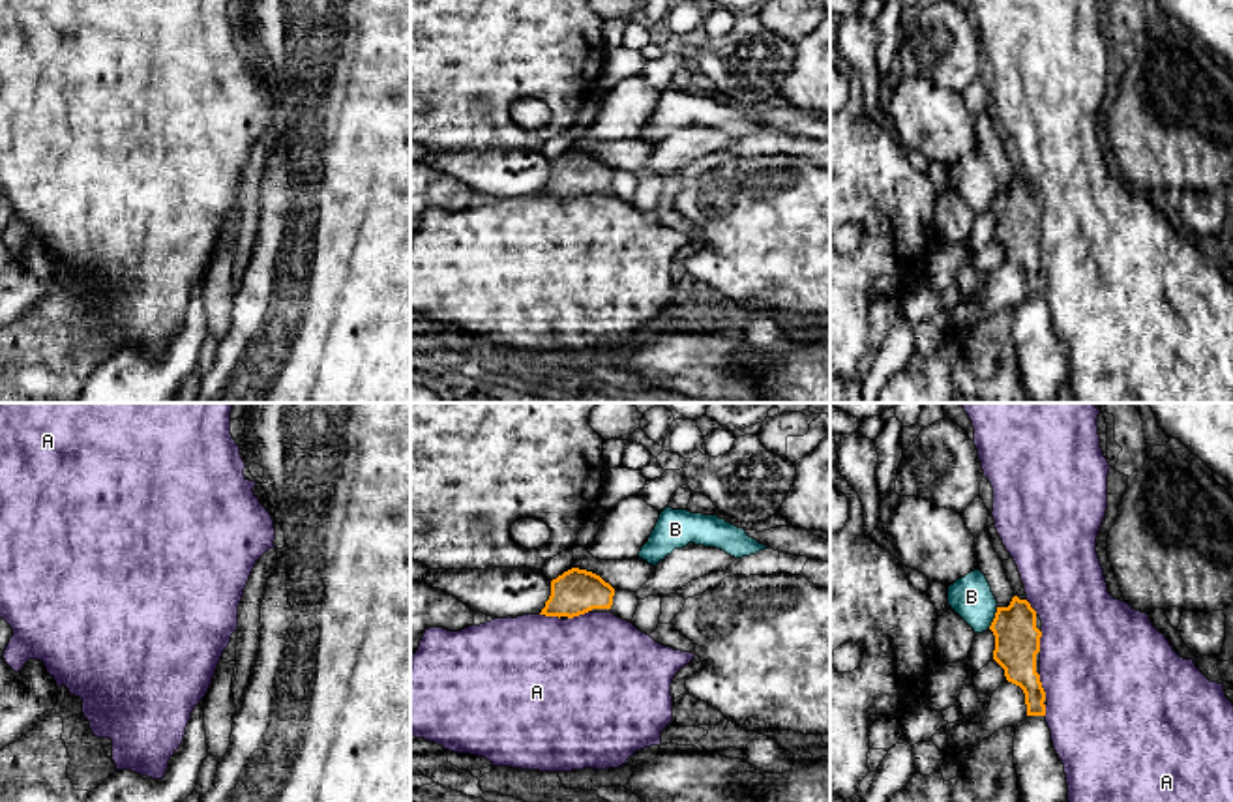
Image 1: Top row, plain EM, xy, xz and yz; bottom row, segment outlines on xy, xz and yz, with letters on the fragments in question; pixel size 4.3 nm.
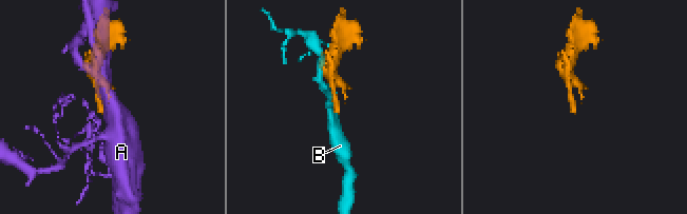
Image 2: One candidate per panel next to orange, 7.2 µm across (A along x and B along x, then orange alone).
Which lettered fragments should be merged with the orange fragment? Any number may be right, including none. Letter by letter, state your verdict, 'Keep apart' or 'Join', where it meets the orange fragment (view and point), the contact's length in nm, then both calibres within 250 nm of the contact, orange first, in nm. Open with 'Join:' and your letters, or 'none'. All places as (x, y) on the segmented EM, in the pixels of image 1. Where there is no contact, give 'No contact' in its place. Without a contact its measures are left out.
Join: none
A: Keep apart. Touches orange at yz (1042, 688). Shared border 120 nm. Thickness 190 nm (orange) against 500 nm
B: Keep apart. Touches orange at yz (994, 619). Shared border 100 nm. Thickness 190 nm (orange) against 180 nm

